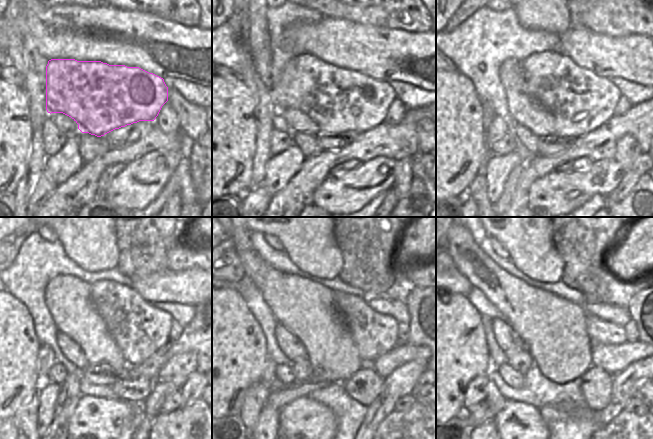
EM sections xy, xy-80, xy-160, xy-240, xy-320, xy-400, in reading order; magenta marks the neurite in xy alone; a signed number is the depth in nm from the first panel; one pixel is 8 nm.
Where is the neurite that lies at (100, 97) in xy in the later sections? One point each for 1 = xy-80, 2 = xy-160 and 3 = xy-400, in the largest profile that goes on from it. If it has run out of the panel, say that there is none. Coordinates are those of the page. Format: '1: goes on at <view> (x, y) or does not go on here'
1: goes on at xy-80 (337, 100)
2: goes on at xy-160 (580, 101)
3: goes on at xy-400 (599, 331)

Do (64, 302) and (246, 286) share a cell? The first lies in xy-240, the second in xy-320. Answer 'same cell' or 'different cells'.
different cells

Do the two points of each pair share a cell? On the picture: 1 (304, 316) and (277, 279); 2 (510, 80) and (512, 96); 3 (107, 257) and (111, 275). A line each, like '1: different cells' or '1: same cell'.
1: same cell
2: same cell
3: different cells

